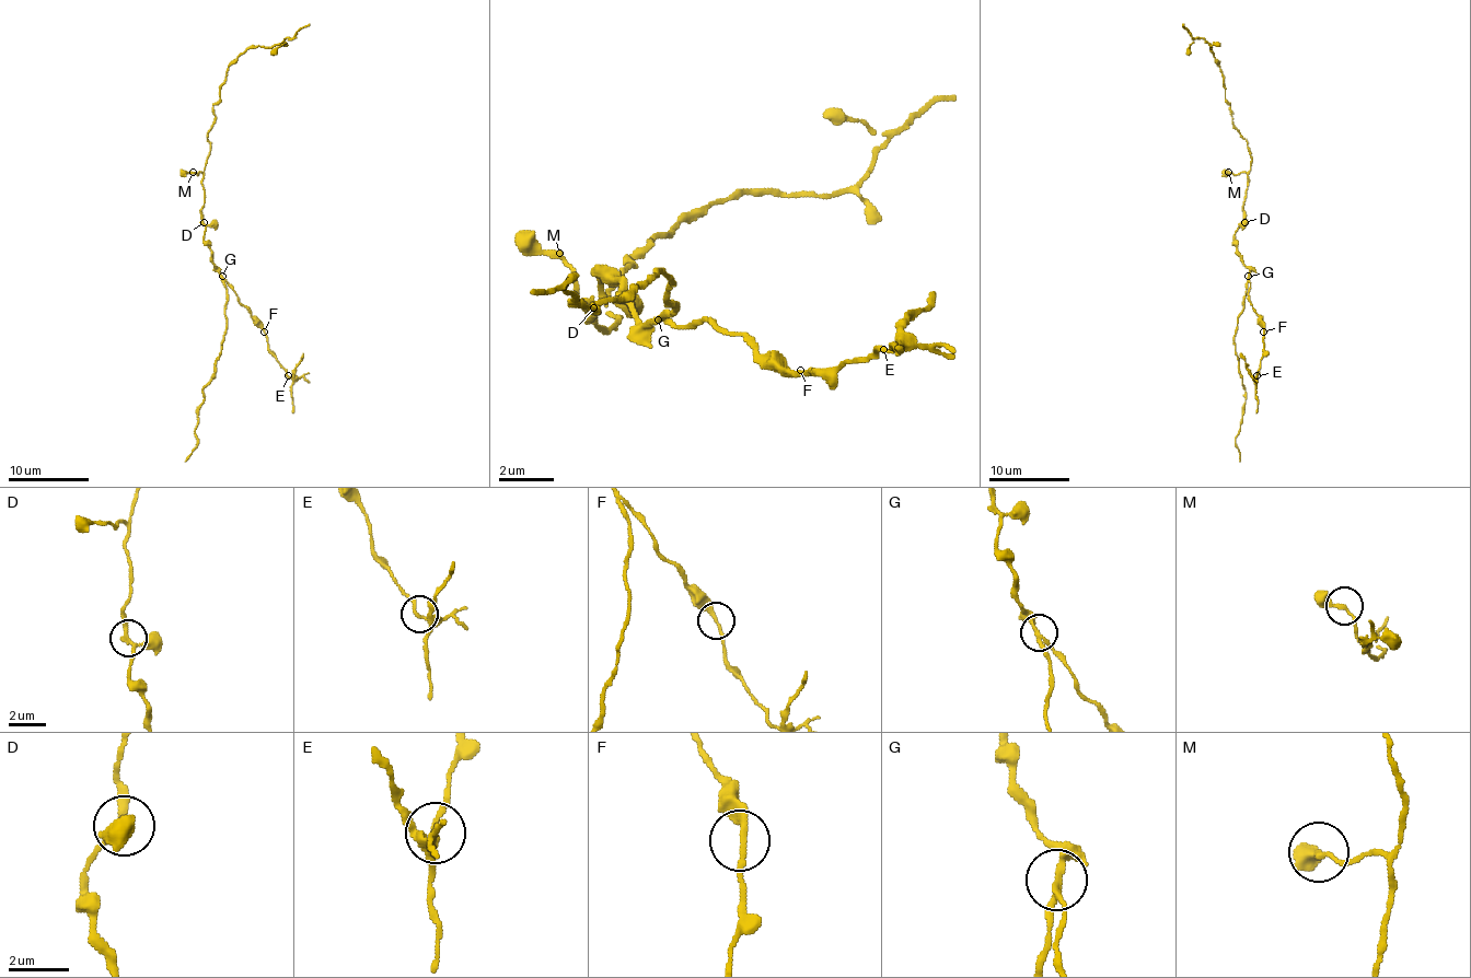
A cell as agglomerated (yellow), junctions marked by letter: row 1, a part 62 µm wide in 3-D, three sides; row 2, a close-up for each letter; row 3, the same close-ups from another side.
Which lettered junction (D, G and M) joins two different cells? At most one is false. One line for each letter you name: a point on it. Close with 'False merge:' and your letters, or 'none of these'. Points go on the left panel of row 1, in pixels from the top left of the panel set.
G: at (222, 276)
False merge: G

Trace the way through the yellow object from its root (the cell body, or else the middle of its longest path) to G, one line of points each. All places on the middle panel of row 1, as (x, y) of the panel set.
G: (587, 301), (601, 287), (593, 274), (607, 274), (622, 287), (635, 315), (641, 322), (656, 322)

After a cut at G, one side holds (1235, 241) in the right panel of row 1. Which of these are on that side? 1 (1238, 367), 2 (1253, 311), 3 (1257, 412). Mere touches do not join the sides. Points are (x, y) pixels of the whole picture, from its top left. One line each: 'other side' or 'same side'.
1: same side
2: other side
3: other side

